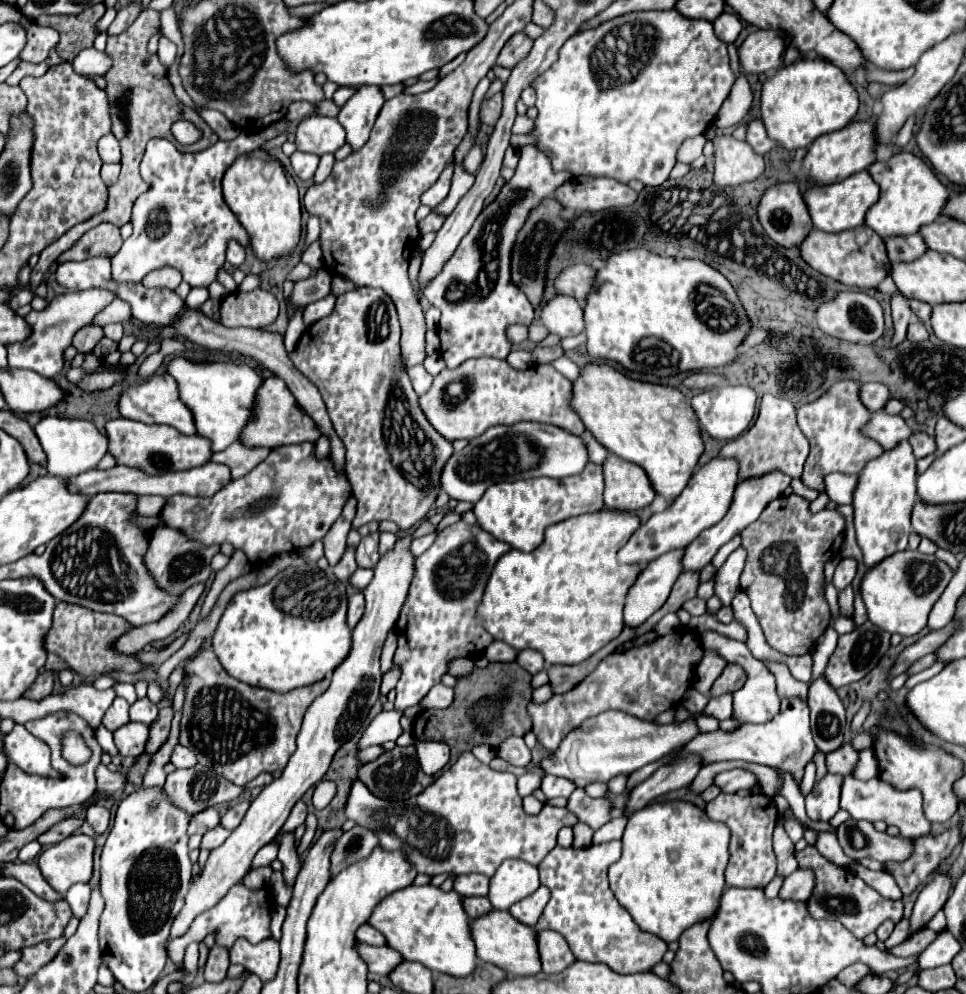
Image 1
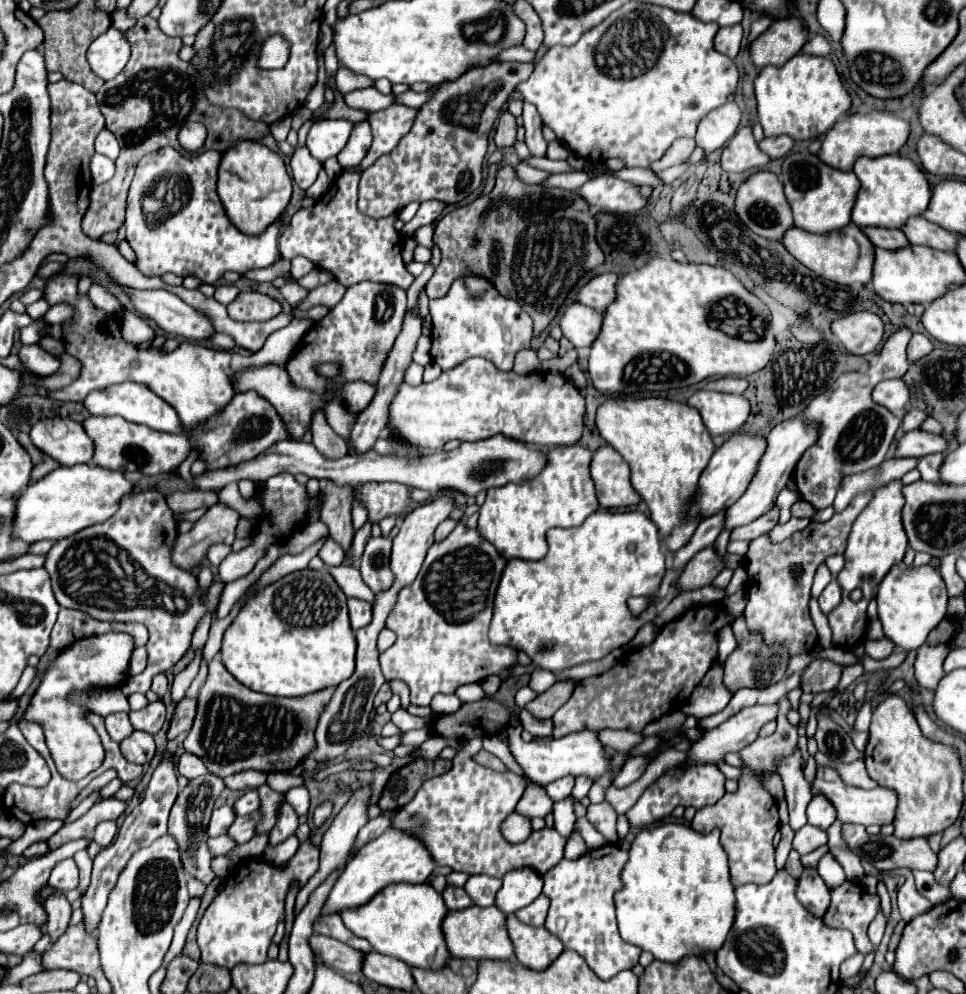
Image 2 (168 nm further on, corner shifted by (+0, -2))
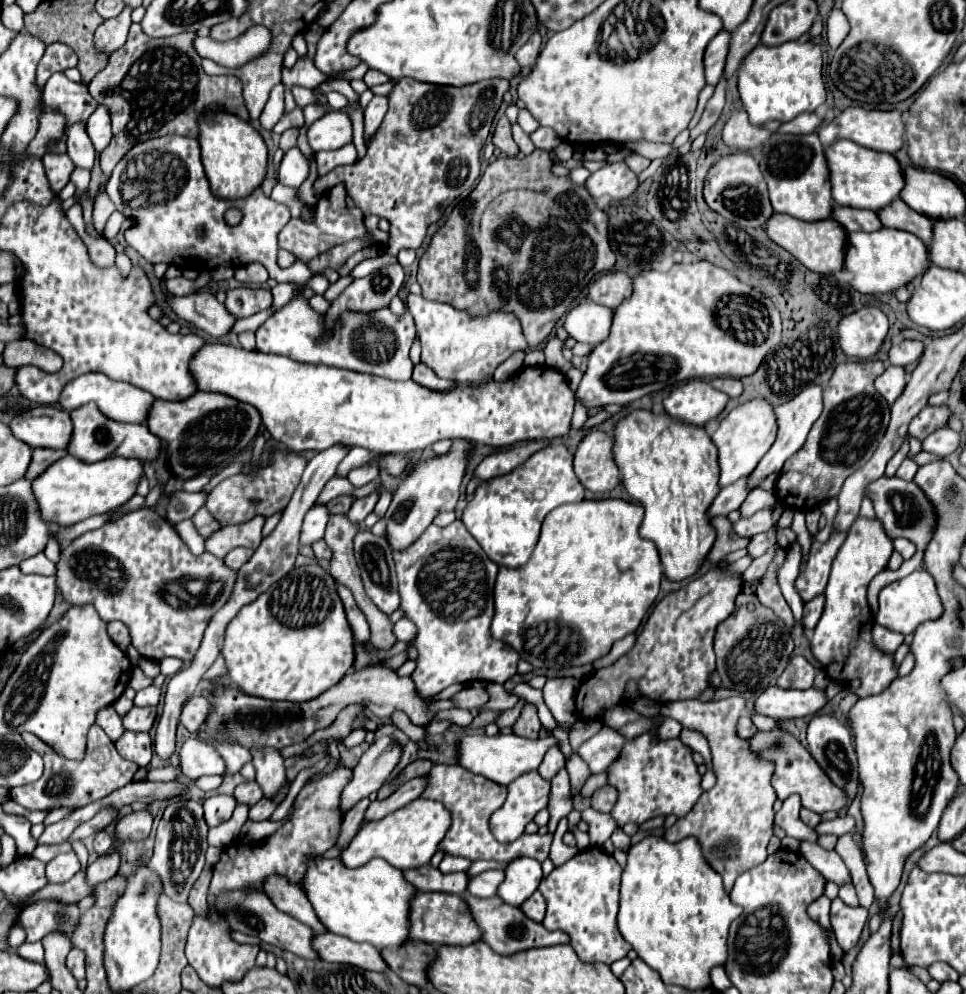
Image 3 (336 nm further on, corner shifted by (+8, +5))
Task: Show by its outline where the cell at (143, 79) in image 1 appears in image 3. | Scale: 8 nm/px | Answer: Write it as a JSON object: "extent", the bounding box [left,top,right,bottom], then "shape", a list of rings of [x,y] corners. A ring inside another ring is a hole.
{"extent":[90,23,250,177],"shape":[[[132,23],[124,47],[90,81],[90,95],[108,109],[112,119],[112,143],[100,153],[100,167],[106,177],[112,175],[110,171],[114,171],[116,163],[136,143],[174,133],[198,139],[198,121],[208,107],[224,107],[226,113],[250,121],[242,99],[242,83],[232,75],[206,75],[200,65],[200,55],[192,49],[194,37],[194,33],[180,33],[154,39],[142,31],[140,23]]]}

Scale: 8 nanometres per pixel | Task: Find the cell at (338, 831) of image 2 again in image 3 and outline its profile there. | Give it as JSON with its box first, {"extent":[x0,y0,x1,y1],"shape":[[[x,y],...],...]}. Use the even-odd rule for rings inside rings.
{"extent":[340,737,402,817],"shape":[[[380,737],[376,743],[372,743],[366,753],[360,757],[358,765],[352,769],[352,777],[348,785],[342,791],[340,797],[340,813],[342,817],[364,797],[378,791],[382,783],[388,779],[390,771],[400,761],[402,749],[390,739]]]}

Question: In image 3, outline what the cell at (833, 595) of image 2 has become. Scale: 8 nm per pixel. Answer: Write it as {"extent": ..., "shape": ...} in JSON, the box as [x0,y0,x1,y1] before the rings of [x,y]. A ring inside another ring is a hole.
{"extent":[802,595,824,631],"shape":[[[816,595],[812,601],[808,601],[804,605],[804,619],[802,619],[802,623],[804,623],[806,629],[812,631],[816,627],[818,619],[822,615],[822,607],[824,607],[824,595]]]}

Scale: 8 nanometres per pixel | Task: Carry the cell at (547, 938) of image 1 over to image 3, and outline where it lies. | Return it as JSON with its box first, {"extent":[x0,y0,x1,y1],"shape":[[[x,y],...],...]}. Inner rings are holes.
{"extent":[464,891,568,955],"shape":[[[466,891],[464,899],[466,899],[466,903],[470,903],[470,909],[476,915],[476,921],[480,923],[480,929],[484,931],[484,941],[500,955],[514,955],[518,951],[528,951],[528,949],[534,949],[534,947],[568,943],[568,935],[564,935],[564,931],[548,931],[542,923],[536,923],[536,921],[528,919],[518,907],[512,907],[512,905],[504,903],[496,895],[488,897],[488,899],[472,899]]]}

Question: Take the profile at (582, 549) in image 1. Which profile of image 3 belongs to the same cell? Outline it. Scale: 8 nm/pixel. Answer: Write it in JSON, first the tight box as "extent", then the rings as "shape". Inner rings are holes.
{"extent":[490,499,662,671],"shape":[[[584,499],[580,503],[556,507],[552,513],[548,513],[548,517],[542,523],[540,541],[538,541],[530,561],[516,569],[500,567],[500,571],[498,571],[498,579],[496,579],[496,587],[494,587],[494,619],[492,619],[492,627],[490,627],[492,637],[512,645],[520,653],[520,657],[524,661],[532,663],[536,669],[562,671],[566,667],[592,663],[594,659],[606,655],[614,641],[626,637],[628,633],[634,633],[640,627],[640,623],[642,623],[644,615],[648,613],[648,609],[652,607],[652,603],[656,601],[656,597],[660,593],[660,581],[662,581],[662,565],[658,559],[658,549],[654,543],[644,541],[638,533],[640,525],[642,525],[642,517],[644,517],[642,505],[638,505],[634,501],[624,501],[624,499]]]}

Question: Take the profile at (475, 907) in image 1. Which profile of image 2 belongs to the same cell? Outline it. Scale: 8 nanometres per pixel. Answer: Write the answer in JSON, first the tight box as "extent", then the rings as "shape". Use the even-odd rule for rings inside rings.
{"extent":[442,884,472,910],"shape":[[[446,884],[444,892],[442,892],[442,898],[444,898],[444,904],[446,904],[448,910],[462,910],[462,908],[472,906],[470,896],[464,892],[464,888],[458,888],[458,886]]]}

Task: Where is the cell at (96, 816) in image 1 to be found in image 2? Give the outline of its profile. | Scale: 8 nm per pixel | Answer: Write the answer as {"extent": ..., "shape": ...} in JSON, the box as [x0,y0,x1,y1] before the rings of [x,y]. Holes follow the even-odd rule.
{"extent":[94,822,116,848],"shape":[[[102,822],[102,824],[96,828],[96,832],[94,832],[94,842],[96,842],[100,848],[106,848],[106,846],[112,842],[114,834],[116,834],[116,824],[114,824],[114,822]]]}

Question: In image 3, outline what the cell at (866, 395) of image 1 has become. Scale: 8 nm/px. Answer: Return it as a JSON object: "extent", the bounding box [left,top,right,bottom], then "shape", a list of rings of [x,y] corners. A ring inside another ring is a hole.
{"extent":[874,365,906,405],"shape":[[[896,365],[886,367],[886,371],[876,379],[874,385],[876,385],[876,391],[888,401],[888,405],[892,405],[900,397],[900,393],[904,391],[904,387],[906,387],[904,369],[896,367]]]}

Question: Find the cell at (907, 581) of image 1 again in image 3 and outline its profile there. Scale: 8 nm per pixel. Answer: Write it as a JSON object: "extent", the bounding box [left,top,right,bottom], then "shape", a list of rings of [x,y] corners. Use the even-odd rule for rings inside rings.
{"extent":[876,569,942,635],"shape":[[[916,569],[908,577],[894,581],[880,591],[880,611],[876,621],[890,631],[910,635],[922,621],[936,619],[940,613],[942,613],[942,603],[936,593],[936,583],[932,575],[926,569]]]}

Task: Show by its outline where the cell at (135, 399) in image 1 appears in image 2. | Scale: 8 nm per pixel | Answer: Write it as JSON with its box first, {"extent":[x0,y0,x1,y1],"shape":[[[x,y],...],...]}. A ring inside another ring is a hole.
{"extent":[82,382,182,434],"shape":[[[124,382],[124,384],[116,384],[116,386],[108,386],[104,390],[96,390],[92,394],[88,394],[88,398],[84,398],[82,406],[90,412],[90,414],[106,414],[106,416],[122,416],[128,422],[134,424],[144,424],[152,430],[160,430],[160,432],[170,432],[170,434],[180,434],[182,424],[180,418],[176,414],[176,410],[172,406],[168,406],[162,398],[158,398],[150,388],[142,386],[142,384],[134,384],[134,382]]]}

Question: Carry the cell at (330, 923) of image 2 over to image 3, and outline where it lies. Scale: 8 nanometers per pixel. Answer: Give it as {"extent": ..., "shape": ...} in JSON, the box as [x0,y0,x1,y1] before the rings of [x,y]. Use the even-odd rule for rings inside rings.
{"extent":[268,879,328,935],"shape":[[[268,879],[268,893],[270,893],[272,903],[280,911],[284,911],[290,917],[294,917],[294,919],[302,921],[304,925],[312,927],[312,931],[318,933],[318,935],[328,933],[328,929],[316,917],[316,913],[312,909],[312,903],[308,901],[306,893],[298,885],[284,883],[284,879]]]}

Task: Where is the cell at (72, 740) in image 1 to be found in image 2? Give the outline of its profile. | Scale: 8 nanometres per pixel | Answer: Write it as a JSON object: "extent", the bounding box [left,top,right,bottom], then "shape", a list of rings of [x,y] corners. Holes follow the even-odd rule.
{"extent":[18,632,134,780],"shape":[[[108,632],[100,636],[90,636],[64,648],[64,652],[60,652],[44,670],[42,682],[30,698],[30,704],[18,722],[36,722],[42,726],[54,764],[64,778],[82,780],[84,776],[100,768],[104,760],[100,736],[96,734],[94,726],[86,720],[86,708],[82,708],[76,702],[70,702],[70,696],[74,692],[80,694],[94,688],[110,690],[122,686],[128,680],[128,660],[132,650],[134,642],[128,634]]]}

